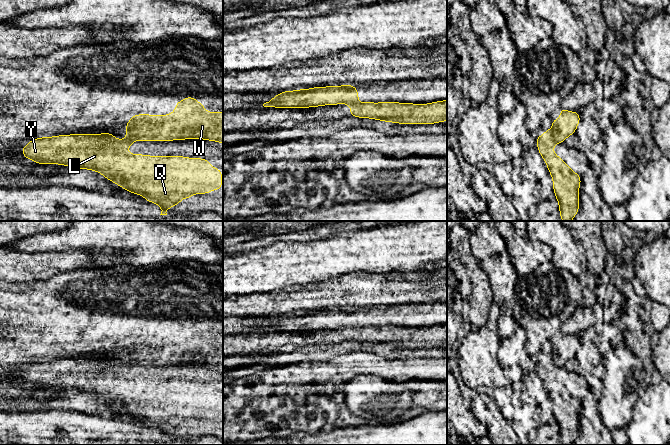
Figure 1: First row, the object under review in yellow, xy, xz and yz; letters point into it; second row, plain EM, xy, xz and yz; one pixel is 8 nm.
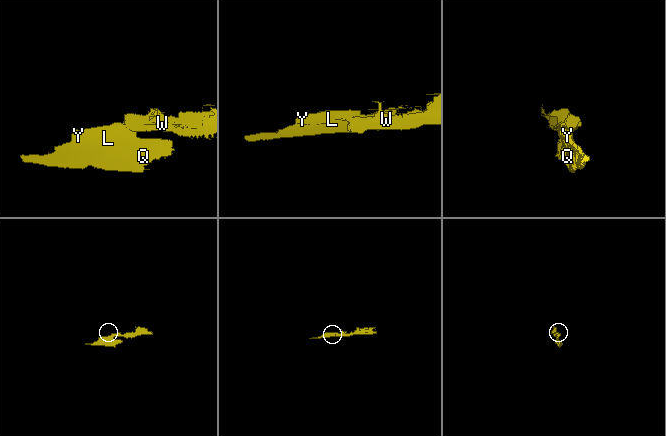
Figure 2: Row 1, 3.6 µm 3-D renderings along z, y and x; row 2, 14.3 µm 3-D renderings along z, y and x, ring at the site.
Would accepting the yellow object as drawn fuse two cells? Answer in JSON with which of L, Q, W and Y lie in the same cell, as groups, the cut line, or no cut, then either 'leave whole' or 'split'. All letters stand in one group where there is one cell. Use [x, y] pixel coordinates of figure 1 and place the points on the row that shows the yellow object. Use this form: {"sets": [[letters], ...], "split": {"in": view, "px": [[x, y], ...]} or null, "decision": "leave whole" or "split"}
{"sets": [["L", "Q", "Y"], ["W"]], "split": {"in": "yz", "px": [[550, 131], [556, 142]]}, "decision": "split"}

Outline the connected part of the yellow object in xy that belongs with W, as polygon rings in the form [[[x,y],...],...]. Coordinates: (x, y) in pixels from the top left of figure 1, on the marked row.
[[[187,96],[179,100],[172,114],[141,115],[133,114],[132,119],[126,123],[126,139],[139,141],[173,141],[185,139],[204,139],[223,144],[223,112],[207,112],[197,99]]]

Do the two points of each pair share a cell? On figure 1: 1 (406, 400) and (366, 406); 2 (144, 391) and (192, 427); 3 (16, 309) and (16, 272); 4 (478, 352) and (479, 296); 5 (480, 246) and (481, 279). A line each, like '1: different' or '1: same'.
1: same
2: same
3: different
4: different
5: different

